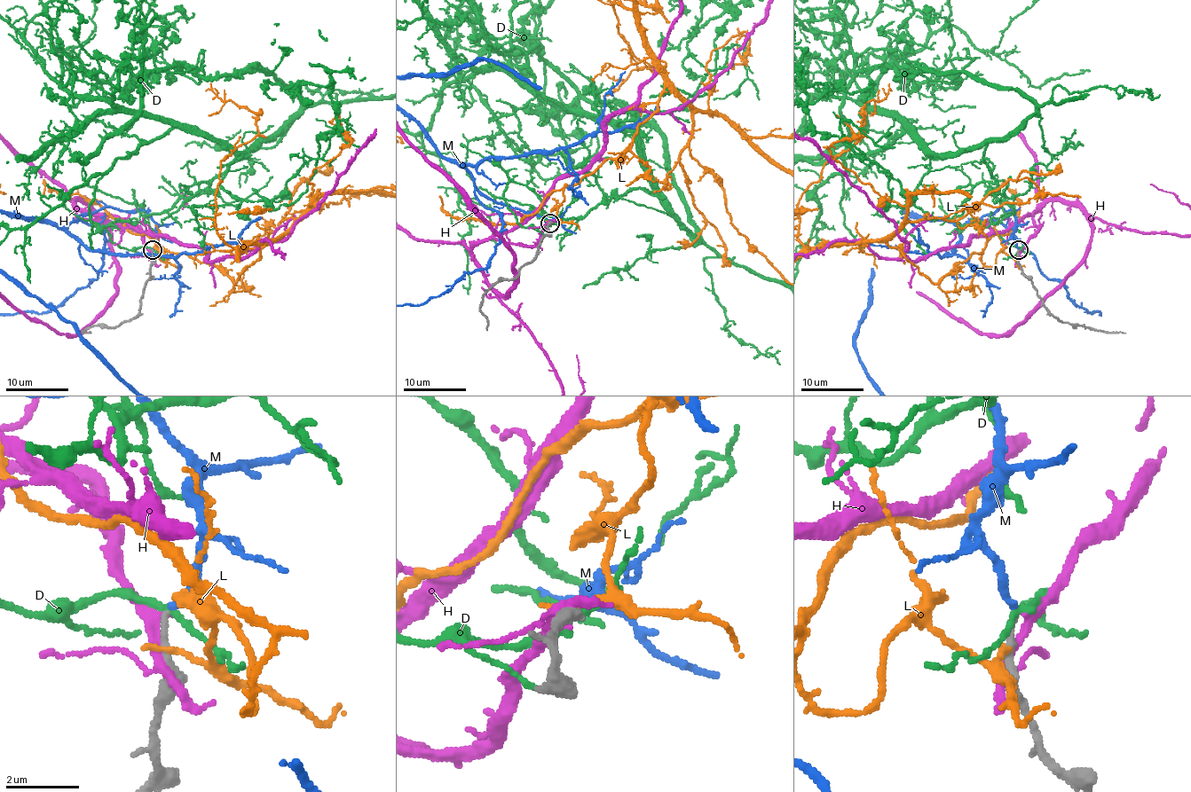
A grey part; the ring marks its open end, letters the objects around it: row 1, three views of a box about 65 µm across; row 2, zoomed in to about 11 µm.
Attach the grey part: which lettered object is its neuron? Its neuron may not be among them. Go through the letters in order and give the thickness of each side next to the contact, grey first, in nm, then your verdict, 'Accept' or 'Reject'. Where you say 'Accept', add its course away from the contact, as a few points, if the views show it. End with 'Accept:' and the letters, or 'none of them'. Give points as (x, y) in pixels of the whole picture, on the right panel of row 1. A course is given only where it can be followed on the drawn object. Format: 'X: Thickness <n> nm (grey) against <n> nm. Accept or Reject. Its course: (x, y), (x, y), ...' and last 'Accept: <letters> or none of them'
D: Thickness 190 nm (grey) against 200 nm. Reject
H: Thickness 190 nm (grey) against 240 nm. Reject
L: Thickness 320 nm (grey) against 160 nm. Reject
M: Thickness 190 nm (grey) against 200 nm. Accept
Accept: M

